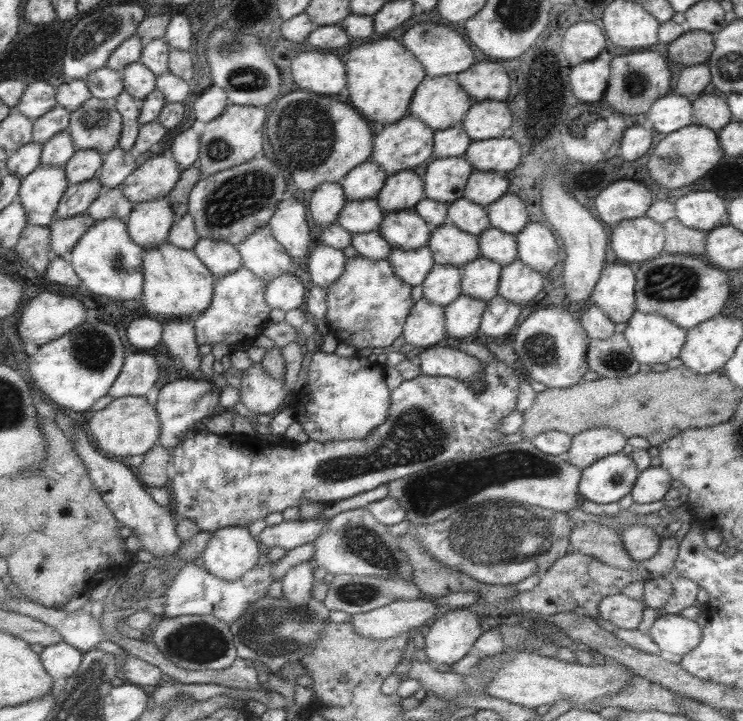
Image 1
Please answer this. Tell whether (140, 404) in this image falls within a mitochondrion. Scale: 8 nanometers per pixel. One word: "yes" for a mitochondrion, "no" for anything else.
no

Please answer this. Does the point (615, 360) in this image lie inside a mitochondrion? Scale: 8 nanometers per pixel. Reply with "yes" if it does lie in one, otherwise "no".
yes

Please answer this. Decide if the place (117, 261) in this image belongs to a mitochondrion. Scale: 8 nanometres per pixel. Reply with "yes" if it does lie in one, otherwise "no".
yes

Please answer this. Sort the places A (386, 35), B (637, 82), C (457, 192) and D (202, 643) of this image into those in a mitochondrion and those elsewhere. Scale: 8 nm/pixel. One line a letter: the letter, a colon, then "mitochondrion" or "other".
A: other
B: mitochondrion
C: other
D: mitochondrion

